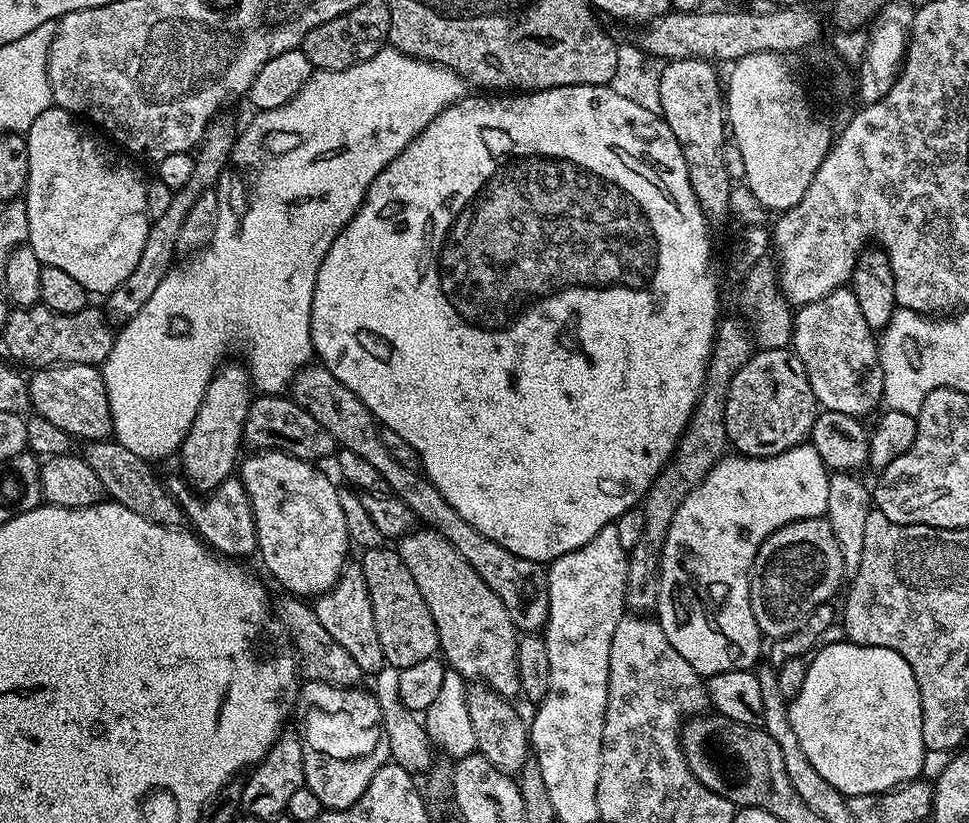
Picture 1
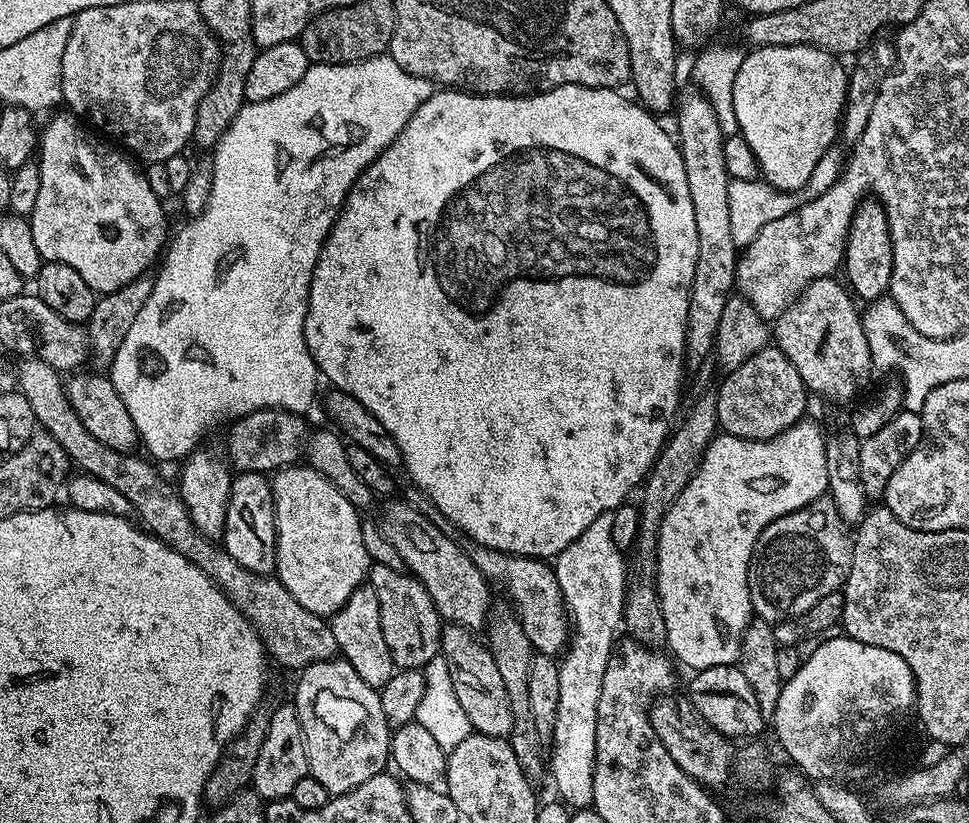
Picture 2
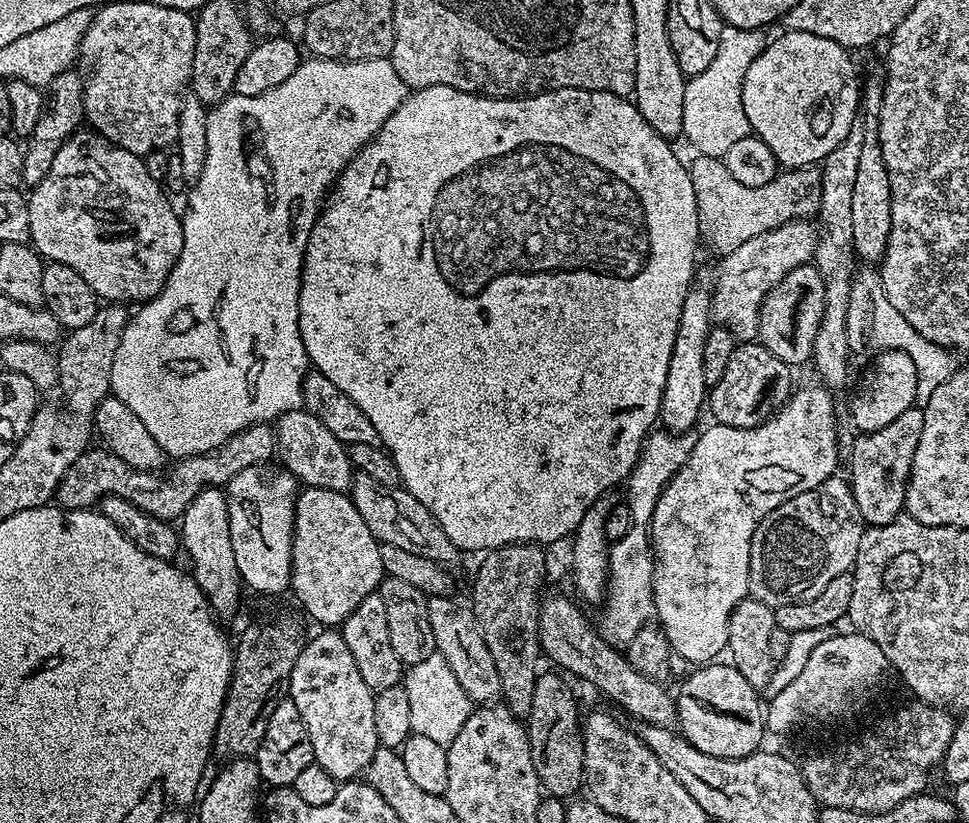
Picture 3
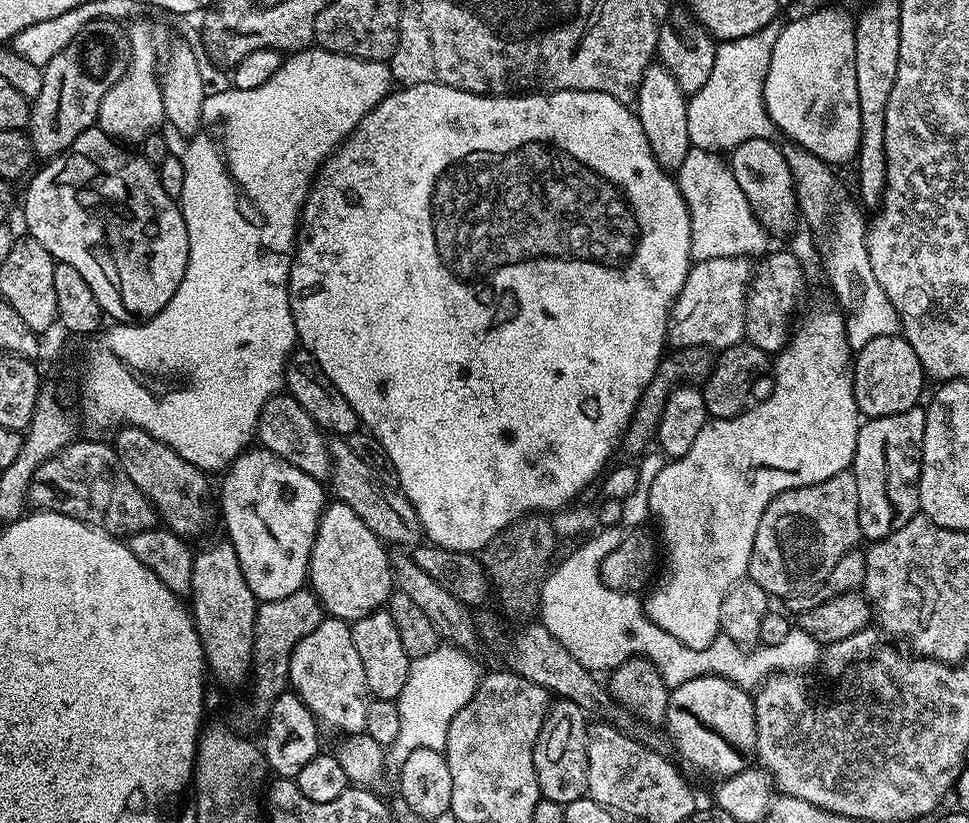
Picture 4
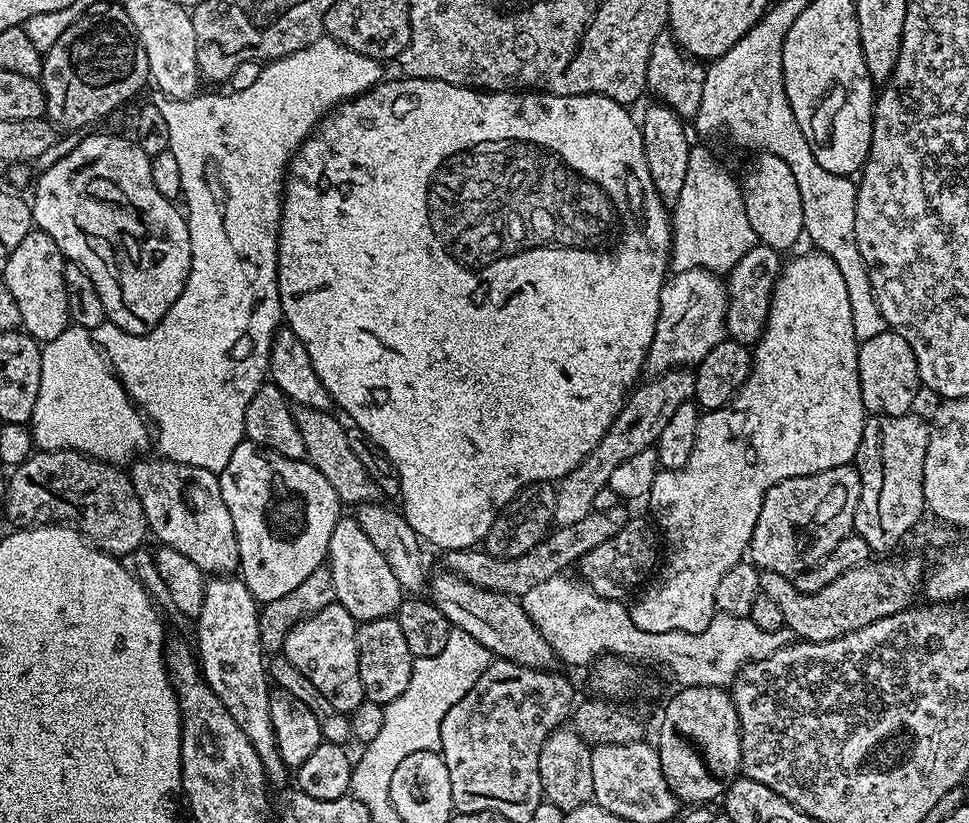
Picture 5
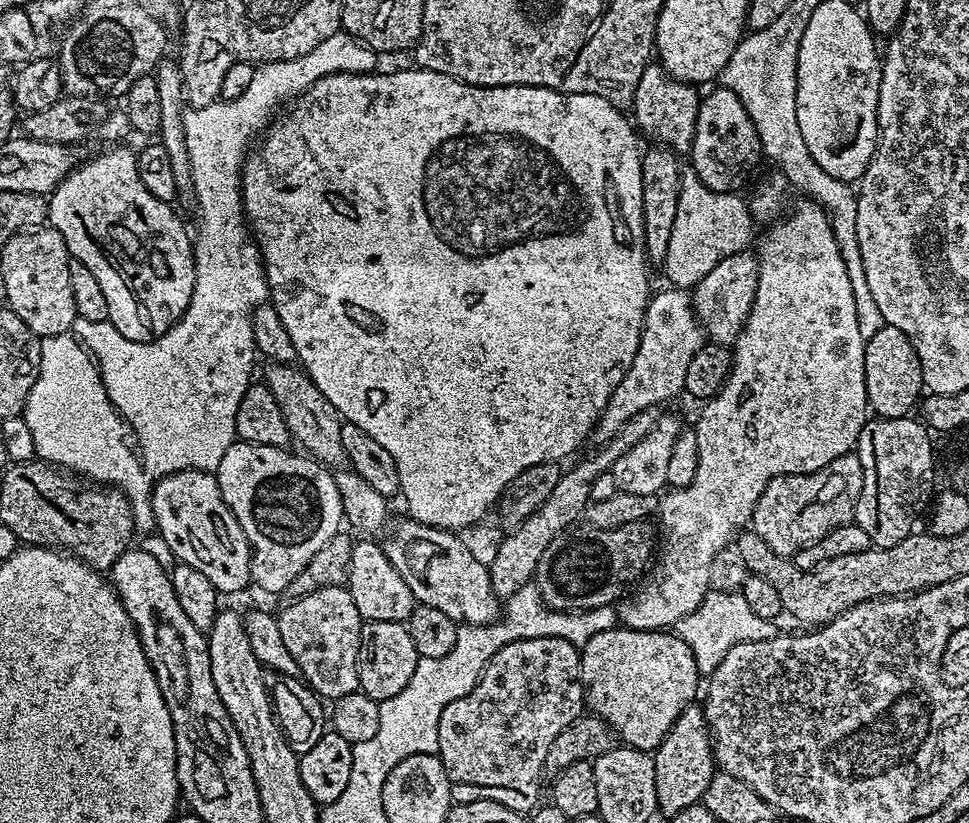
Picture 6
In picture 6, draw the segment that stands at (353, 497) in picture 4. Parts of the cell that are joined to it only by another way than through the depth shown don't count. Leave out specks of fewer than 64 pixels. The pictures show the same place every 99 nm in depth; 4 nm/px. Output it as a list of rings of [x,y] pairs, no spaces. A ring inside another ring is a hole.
[[[292,364],[267,365],[262,376],[263,383],[267,384],[270,394],[274,394],[274,402],[282,410],[282,418],[286,418],[288,435],[293,441],[301,444],[303,451],[311,459],[336,470],[346,461],[346,450],[342,450],[342,420],[330,406],[330,398],[314,386],[308,373]]]

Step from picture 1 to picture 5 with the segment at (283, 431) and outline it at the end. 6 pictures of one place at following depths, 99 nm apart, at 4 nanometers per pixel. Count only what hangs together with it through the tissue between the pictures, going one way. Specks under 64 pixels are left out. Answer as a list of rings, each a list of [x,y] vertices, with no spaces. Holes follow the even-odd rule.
[[[69,448],[53,452],[33,451],[26,462],[11,469],[2,504],[9,522],[16,528],[41,524],[71,526],[93,548],[117,558],[130,555],[150,536],[146,514],[132,485],[131,475],[123,467],[72,452]]]

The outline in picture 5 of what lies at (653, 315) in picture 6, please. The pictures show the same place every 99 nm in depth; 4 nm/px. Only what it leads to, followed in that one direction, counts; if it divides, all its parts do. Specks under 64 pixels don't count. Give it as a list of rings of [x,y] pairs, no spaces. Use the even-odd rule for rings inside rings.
[[[706,269],[682,270],[669,275],[662,286],[658,322],[654,338],[644,359],[644,372],[660,376],[663,372],[687,369],[700,363],[718,342],[726,338],[726,310],[728,290],[725,281]]]

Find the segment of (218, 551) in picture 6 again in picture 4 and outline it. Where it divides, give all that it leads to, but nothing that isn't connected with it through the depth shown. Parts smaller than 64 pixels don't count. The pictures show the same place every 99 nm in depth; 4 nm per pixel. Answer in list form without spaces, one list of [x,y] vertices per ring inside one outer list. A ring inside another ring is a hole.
[[[124,426],[116,434],[114,447],[122,462],[122,470],[126,470],[126,474],[130,474],[130,482],[134,482],[134,486],[146,494],[156,508],[159,519],[180,536],[193,538],[198,535],[207,526],[212,508],[214,512],[214,488],[208,485],[209,473],[196,464],[186,462],[186,458],[141,428]]]

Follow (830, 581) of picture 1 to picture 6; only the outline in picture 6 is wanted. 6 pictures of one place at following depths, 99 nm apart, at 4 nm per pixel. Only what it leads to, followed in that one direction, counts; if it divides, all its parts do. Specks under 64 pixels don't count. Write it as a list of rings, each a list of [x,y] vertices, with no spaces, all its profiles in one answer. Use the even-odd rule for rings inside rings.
[[[855,454],[834,458],[822,470],[774,478],[754,506],[751,531],[759,534],[766,546],[779,556],[795,557],[798,550],[818,542],[830,530],[853,523],[863,481],[862,462]]]

